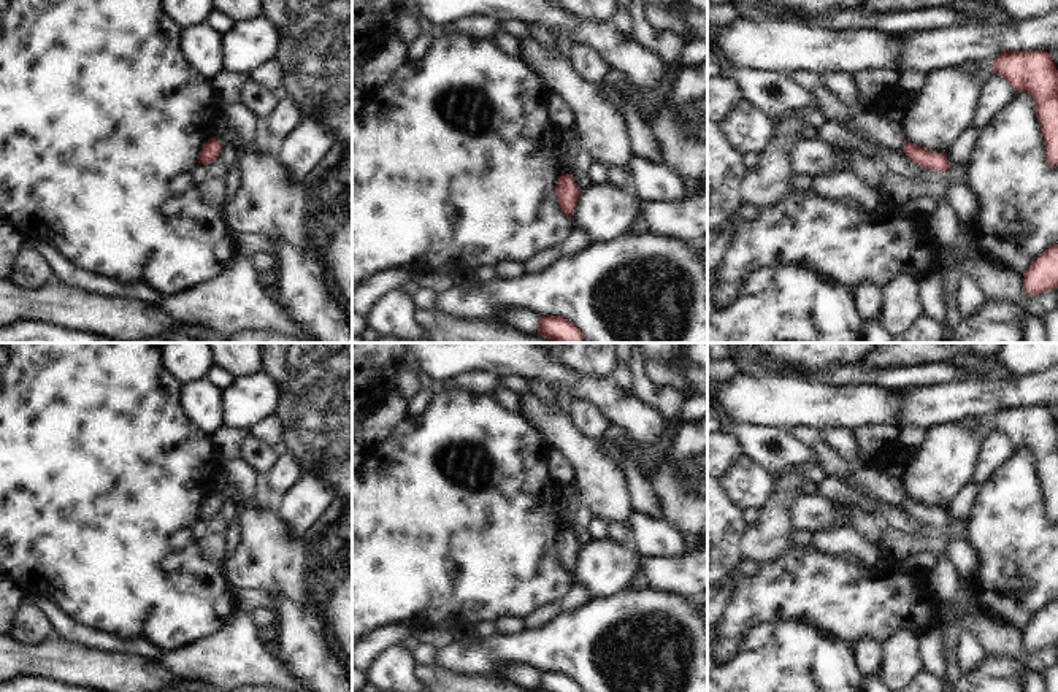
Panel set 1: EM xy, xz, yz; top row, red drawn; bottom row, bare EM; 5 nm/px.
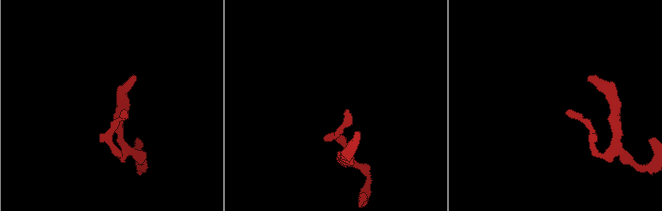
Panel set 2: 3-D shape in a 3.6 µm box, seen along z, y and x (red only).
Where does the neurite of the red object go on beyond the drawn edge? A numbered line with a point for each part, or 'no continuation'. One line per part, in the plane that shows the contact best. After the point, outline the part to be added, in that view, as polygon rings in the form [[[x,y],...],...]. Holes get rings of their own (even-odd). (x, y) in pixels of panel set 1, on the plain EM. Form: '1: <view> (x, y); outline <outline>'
no continuation

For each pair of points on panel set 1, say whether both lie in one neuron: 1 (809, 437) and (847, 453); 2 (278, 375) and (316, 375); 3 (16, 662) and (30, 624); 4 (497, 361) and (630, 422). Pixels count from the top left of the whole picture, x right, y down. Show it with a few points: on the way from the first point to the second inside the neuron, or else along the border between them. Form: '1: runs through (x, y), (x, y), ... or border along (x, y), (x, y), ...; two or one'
1: border along (820, 432), (820, 437), (852, 470); two
2: runs through (287, 375), (306, 375); one
3: border along (54, 637), (35, 645), (16, 642); two
4: runs through (530, 361), (567, 384), (597, 391); one

